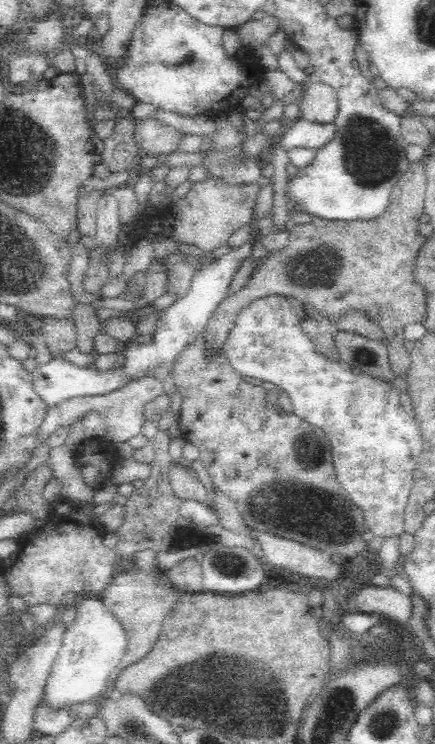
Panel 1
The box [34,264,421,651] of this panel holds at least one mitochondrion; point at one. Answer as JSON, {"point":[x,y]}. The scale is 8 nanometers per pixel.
{"point":[333,524]}

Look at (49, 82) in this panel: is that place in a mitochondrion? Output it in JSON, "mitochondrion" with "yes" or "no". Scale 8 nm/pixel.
{"mitochondrion":"no"}

